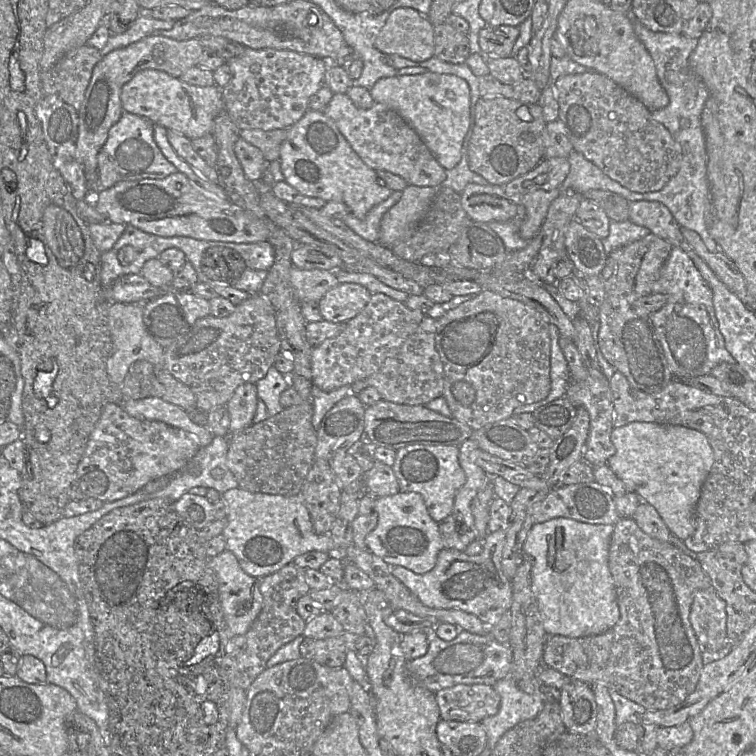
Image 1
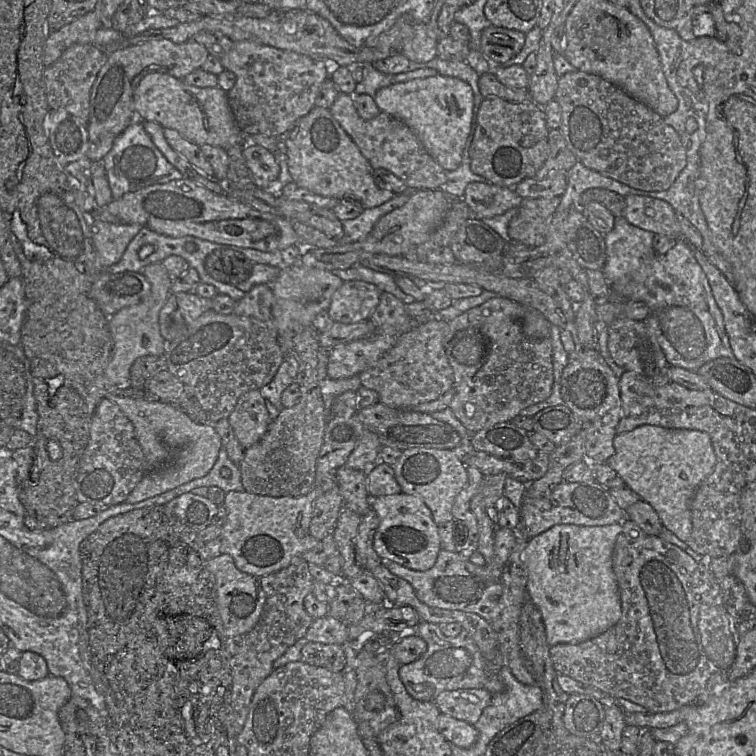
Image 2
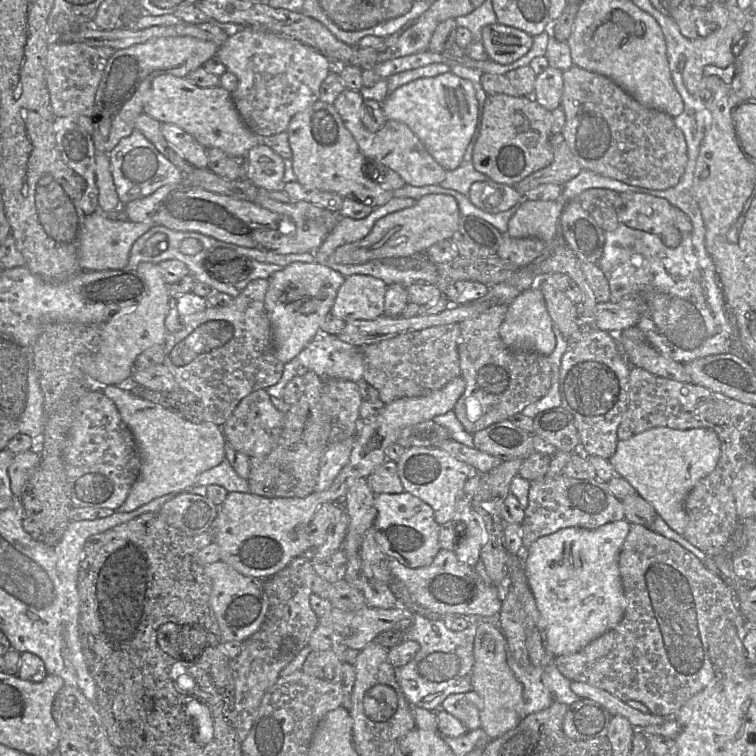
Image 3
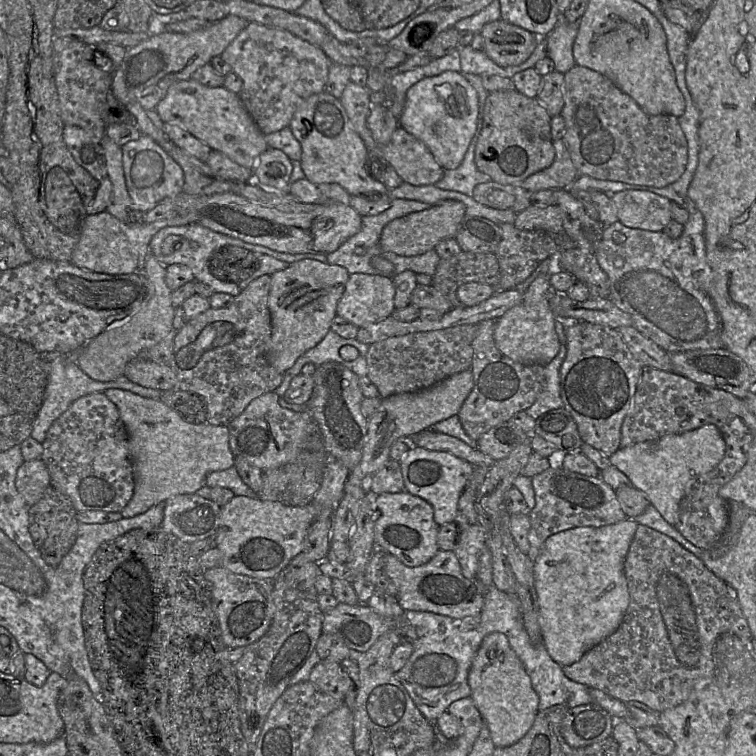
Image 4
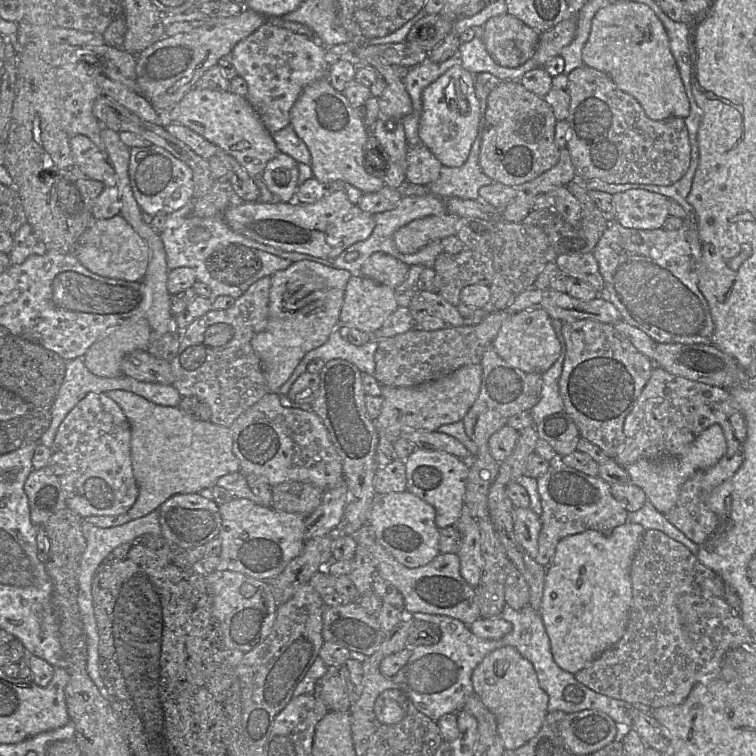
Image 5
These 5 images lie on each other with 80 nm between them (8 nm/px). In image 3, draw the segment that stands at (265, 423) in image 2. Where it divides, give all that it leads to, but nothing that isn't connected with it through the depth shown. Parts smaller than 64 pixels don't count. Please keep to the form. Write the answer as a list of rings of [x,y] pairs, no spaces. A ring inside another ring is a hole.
[[[258,389],[245,396],[222,426],[226,442],[235,450],[251,457],[263,457],[276,446],[282,427],[284,413],[271,402],[271,396],[264,389]]]

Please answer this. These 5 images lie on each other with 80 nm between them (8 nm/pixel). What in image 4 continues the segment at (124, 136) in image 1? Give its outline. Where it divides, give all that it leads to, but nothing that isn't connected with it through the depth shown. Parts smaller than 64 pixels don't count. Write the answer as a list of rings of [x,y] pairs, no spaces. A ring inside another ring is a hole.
[[[141,134],[139,139],[124,144],[121,150],[124,177],[133,210],[148,212],[165,198],[176,198],[183,193],[184,173],[181,166],[150,136]]]

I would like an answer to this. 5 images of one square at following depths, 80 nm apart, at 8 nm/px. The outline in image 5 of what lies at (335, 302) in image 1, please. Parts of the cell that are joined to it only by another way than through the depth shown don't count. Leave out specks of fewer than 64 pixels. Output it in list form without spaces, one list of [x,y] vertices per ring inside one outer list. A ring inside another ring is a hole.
[[[351,276],[340,322],[373,335],[398,308],[395,290],[364,276]]]

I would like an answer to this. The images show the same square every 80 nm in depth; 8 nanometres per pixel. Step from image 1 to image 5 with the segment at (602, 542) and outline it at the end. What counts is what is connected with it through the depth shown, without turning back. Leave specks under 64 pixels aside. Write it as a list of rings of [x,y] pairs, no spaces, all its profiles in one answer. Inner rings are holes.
[[[626,522],[608,535],[586,530],[567,536],[557,544],[554,556],[545,568],[540,614],[550,640],[553,659],[563,670],[575,674],[588,667],[623,637],[633,600],[630,570],[644,532],[642,525]]]

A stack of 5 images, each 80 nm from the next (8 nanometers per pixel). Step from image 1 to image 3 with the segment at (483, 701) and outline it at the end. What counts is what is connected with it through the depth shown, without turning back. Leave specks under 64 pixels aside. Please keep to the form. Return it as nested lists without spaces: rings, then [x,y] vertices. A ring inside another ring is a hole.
[[[474,691],[451,694],[442,702],[441,709],[454,716],[468,731],[481,727],[482,698]]]

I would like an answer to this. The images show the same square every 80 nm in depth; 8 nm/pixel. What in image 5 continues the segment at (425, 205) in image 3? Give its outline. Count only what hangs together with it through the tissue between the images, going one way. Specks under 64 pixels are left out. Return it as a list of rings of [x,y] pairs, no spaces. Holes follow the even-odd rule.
[[[450,212],[413,220],[395,232],[395,245],[402,254],[414,254],[434,240],[456,235],[459,220]]]

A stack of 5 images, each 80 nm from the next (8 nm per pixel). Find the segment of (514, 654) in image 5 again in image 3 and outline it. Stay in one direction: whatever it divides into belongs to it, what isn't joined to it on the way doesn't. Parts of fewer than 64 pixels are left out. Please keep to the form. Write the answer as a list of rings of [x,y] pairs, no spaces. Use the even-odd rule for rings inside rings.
[[[465,616],[470,624],[477,624],[474,640],[474,665],[472,669],[472,691],[483,700],[480,712],[481,727],[490,740],[496,739],[520,722],[520,706],[523,702],[523,685],[517,680],[507,662],[506,639],[499,628],[482,616]]]

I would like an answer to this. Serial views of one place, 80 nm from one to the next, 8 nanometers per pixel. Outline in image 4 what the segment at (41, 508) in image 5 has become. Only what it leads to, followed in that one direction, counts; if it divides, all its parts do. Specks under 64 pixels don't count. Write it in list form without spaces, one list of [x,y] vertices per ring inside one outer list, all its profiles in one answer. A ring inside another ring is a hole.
[[[42,459],[24,461],[17,469],[15,486],[31,507],[43,496],[51,486],[49,471]]]

